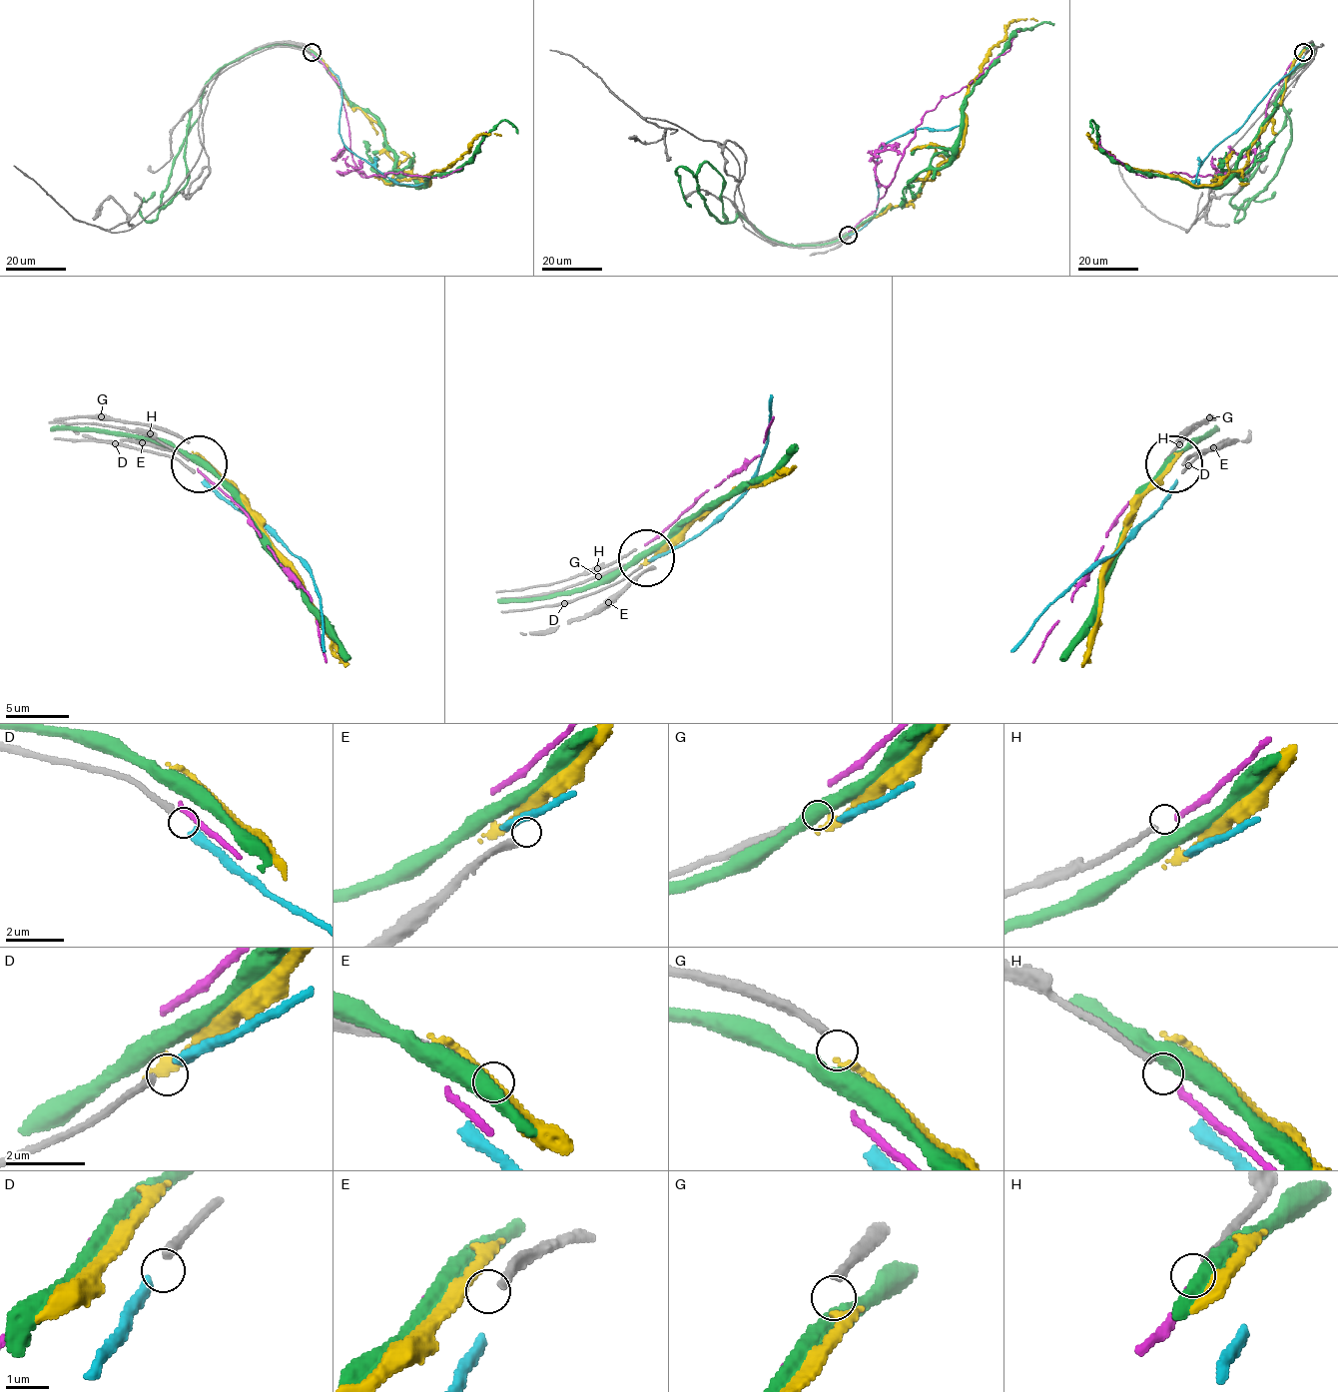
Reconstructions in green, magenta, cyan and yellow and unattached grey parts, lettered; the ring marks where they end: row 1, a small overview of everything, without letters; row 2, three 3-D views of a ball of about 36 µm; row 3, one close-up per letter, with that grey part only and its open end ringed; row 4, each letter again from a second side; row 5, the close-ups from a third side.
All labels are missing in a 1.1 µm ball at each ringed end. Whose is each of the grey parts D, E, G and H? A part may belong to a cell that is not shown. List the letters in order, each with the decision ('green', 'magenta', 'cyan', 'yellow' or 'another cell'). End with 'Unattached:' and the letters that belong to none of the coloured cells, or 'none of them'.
D: cyan
E: another cell
G: another cell
H: magenta
Unattached: E, G

